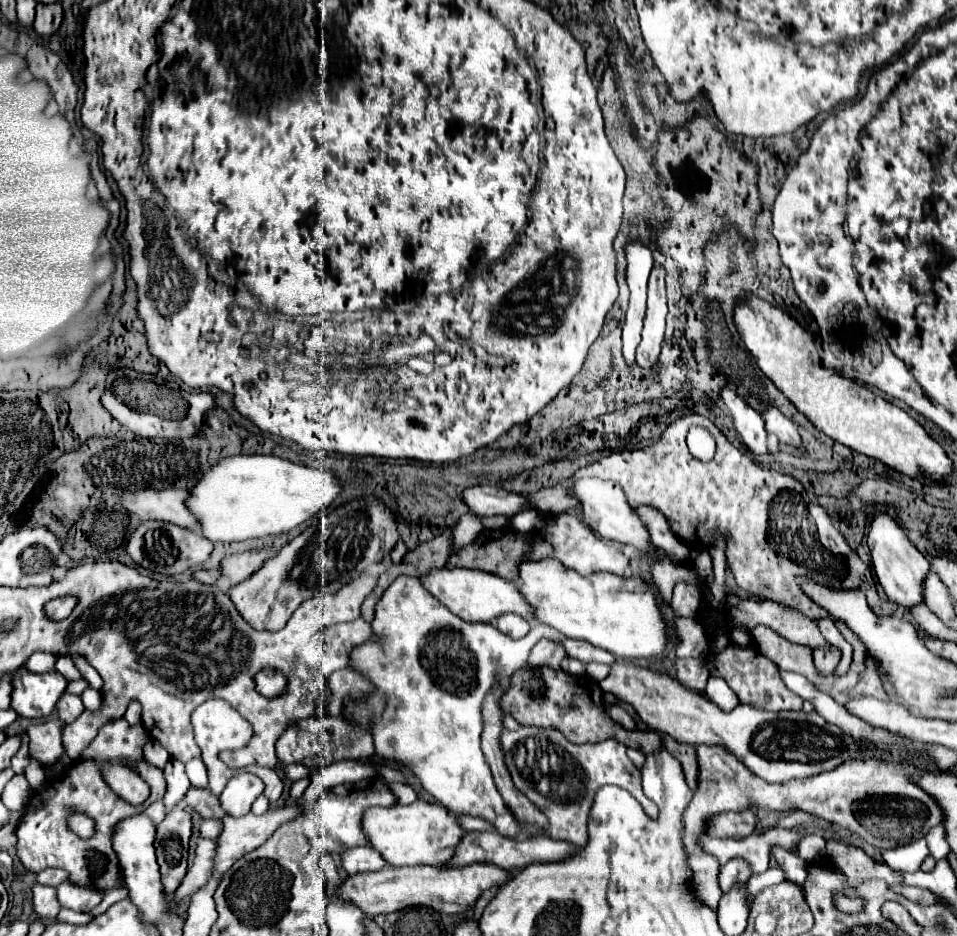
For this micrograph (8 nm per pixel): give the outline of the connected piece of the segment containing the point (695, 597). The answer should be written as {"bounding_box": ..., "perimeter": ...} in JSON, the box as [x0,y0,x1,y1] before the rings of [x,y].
{"bounding_box":[671,582,701,618],"perimeter":[[[677,582],[673,588],[671,610],[677,616],[693,618],[699,614],[699,606],[701,606],[701,596],[699,596],[697,588],[691,584],[685,584],[685,582]]]}

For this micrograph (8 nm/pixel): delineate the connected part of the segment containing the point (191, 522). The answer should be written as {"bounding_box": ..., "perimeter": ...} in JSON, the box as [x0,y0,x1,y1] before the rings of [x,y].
{"bounding_box":[117,490,197,530],"perimeter":[[[139,490],[137,494],[119,494],[117,502],[141,520],[153,518],[195,530],[197,522],[183,504],[185,496],[185,490]]]}

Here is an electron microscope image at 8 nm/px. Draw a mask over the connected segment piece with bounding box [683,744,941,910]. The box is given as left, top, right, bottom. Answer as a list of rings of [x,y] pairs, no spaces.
[[[697,746],[699,758],[699,788],[687,806],[685,820],[685,848],[689,852],[689,866],[693,870],[693,892],[709,906],[717,908],[723,892],[717,884],[719,864],[713,856],[705,854],[697,846],[697,836],[705,832],[705,820],[719,812],[741,812],[747,810],[749,804],[757,804],[771,810],[799,808],[811,816],[823,818],[827,822],[839,824],[853,834],[861,836],[877,850],[891,850],[923,838],[933,826],[941,824],[941,806],[933,802],[921,786],[917,786],[917,778],[921,778],[921,770],[913,764],[869,758],[869,760],[851,760],[843,762],[835,770],[805,778],[793,780],[785,784],[769,784],[755,774],[751,774],[737,758],[721,750],[721,746]]]

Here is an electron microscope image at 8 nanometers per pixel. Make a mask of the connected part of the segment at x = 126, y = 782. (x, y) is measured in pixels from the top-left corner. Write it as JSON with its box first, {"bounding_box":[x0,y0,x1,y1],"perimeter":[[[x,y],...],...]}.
{"bounding_box":[103,764,149,804],"perimeter":[[[105,764],[103,766],[103,778],[105,782],[129,804],[141,804],[149,796],[149,786],[129,768],[117,766],[117,764]]]}

